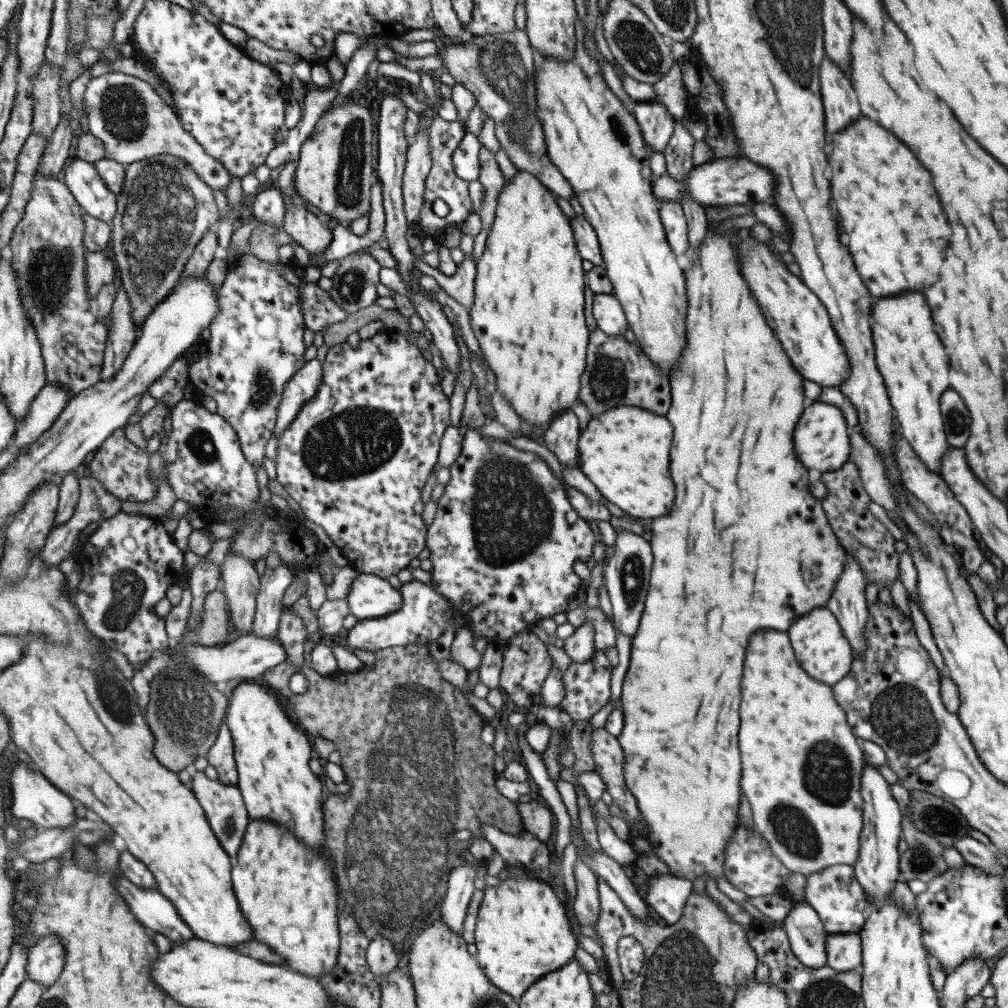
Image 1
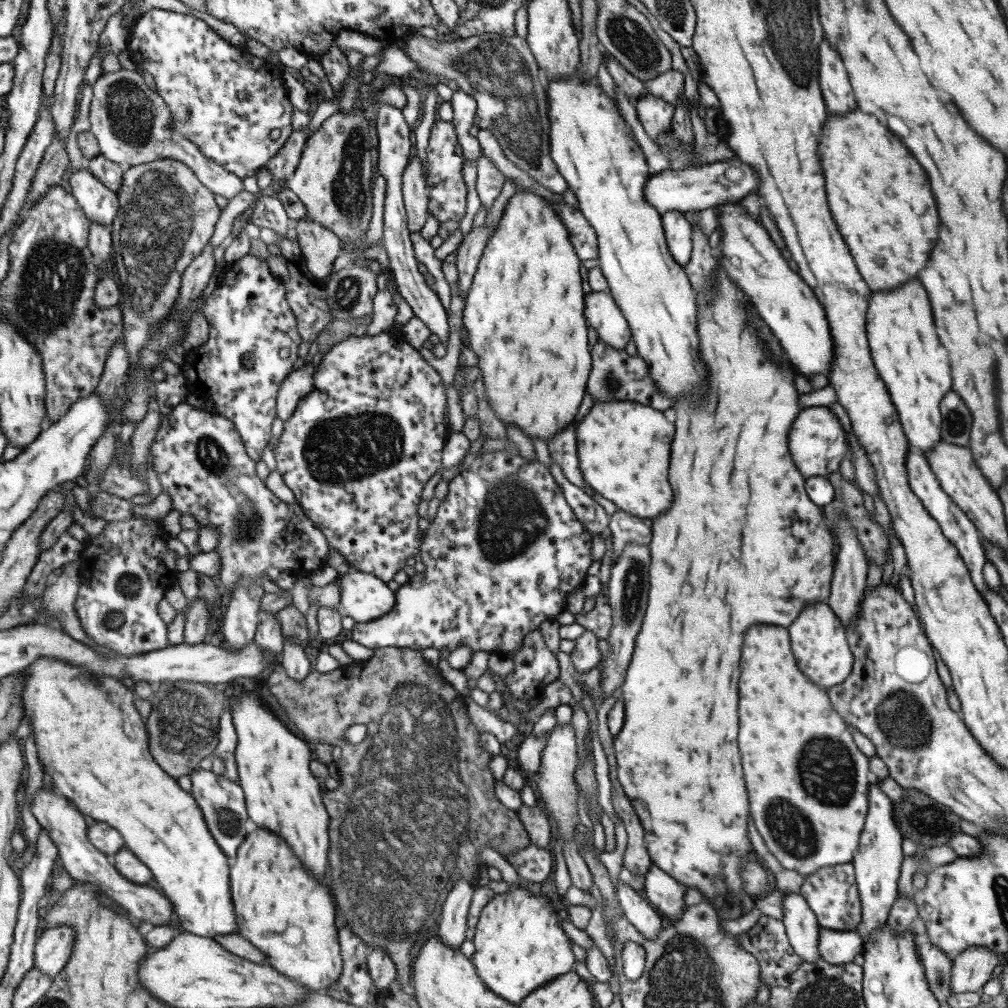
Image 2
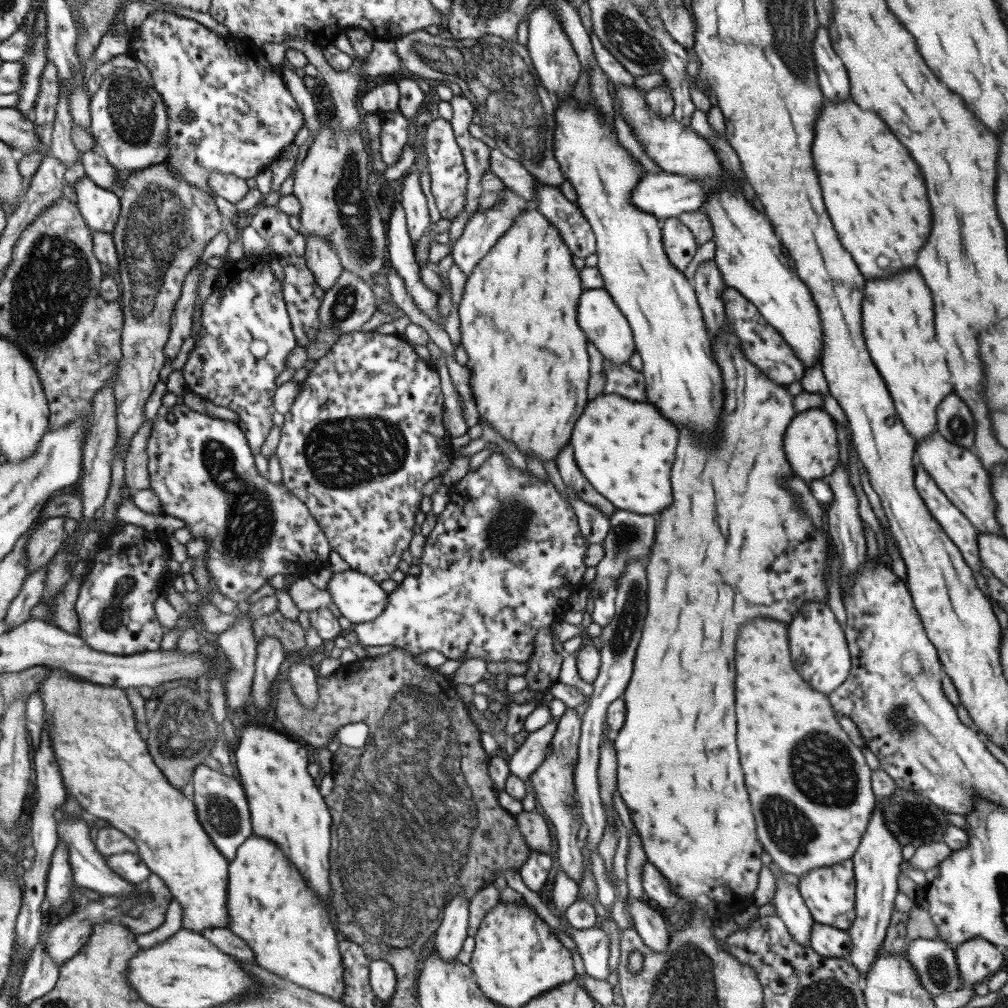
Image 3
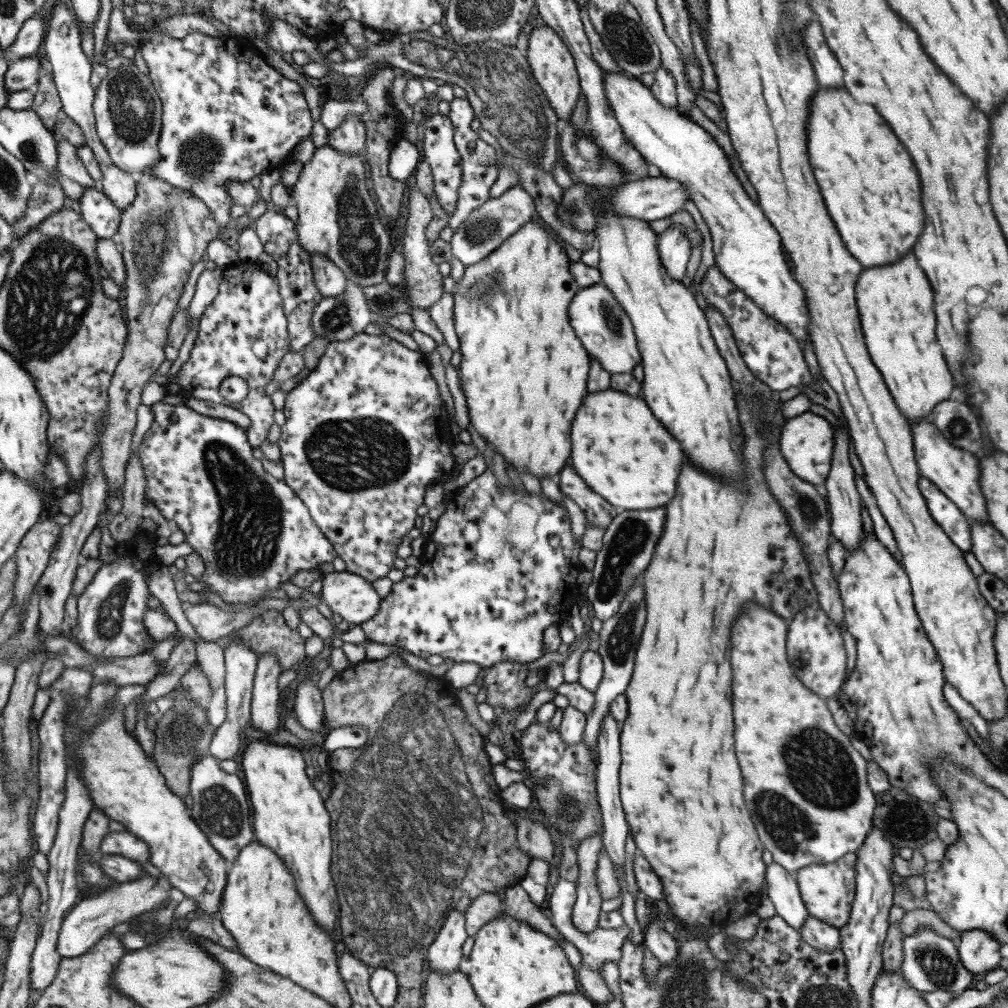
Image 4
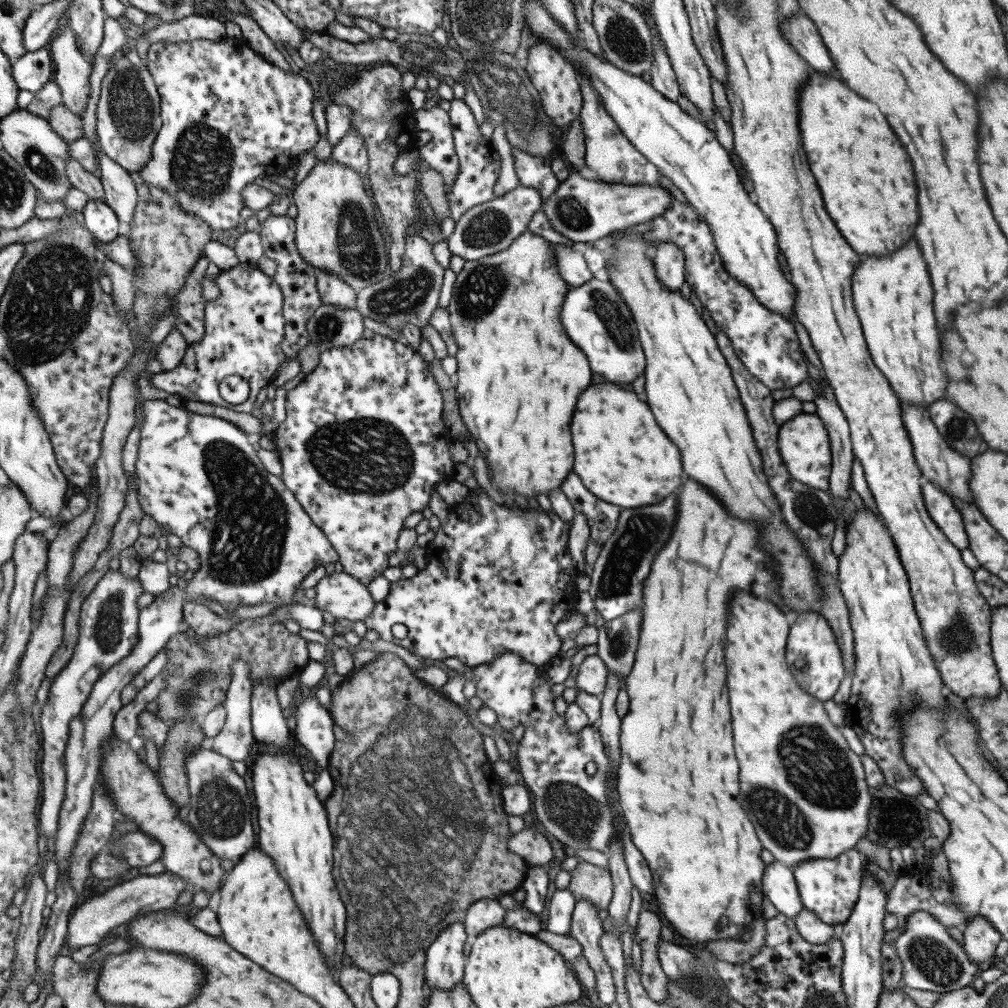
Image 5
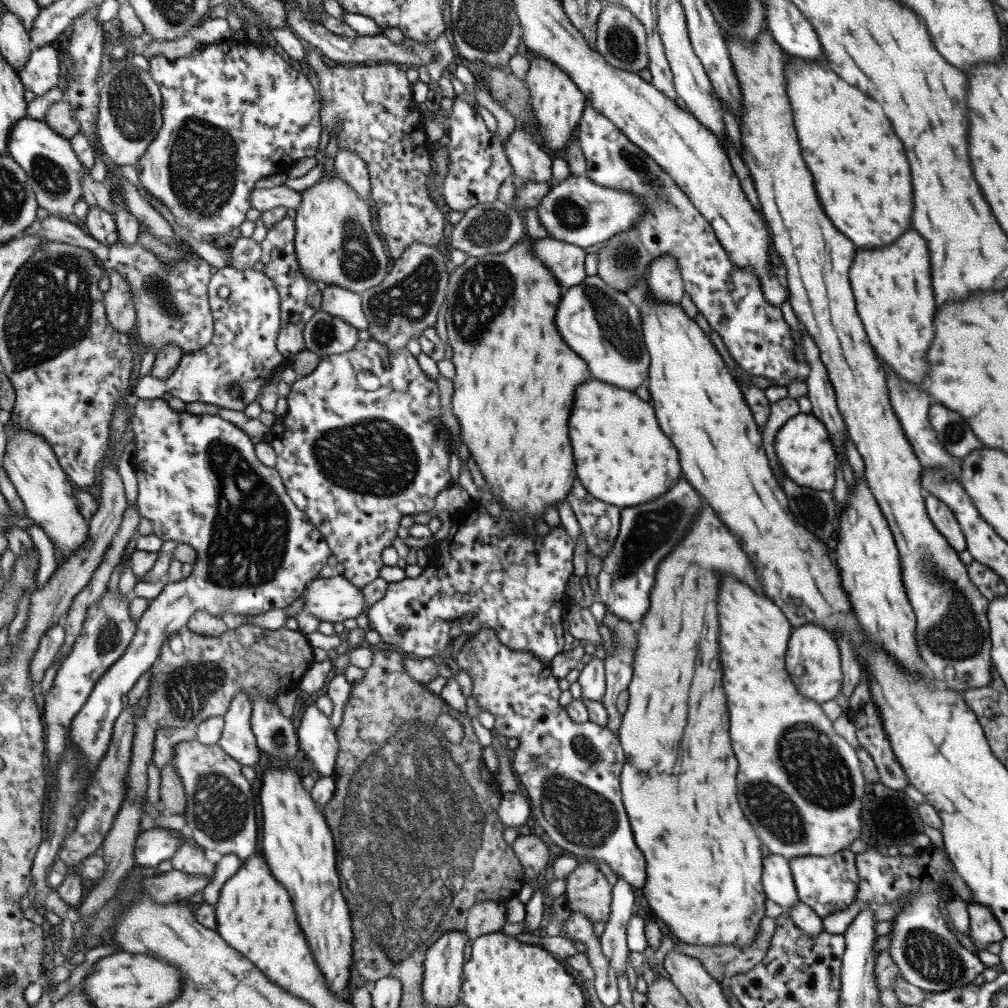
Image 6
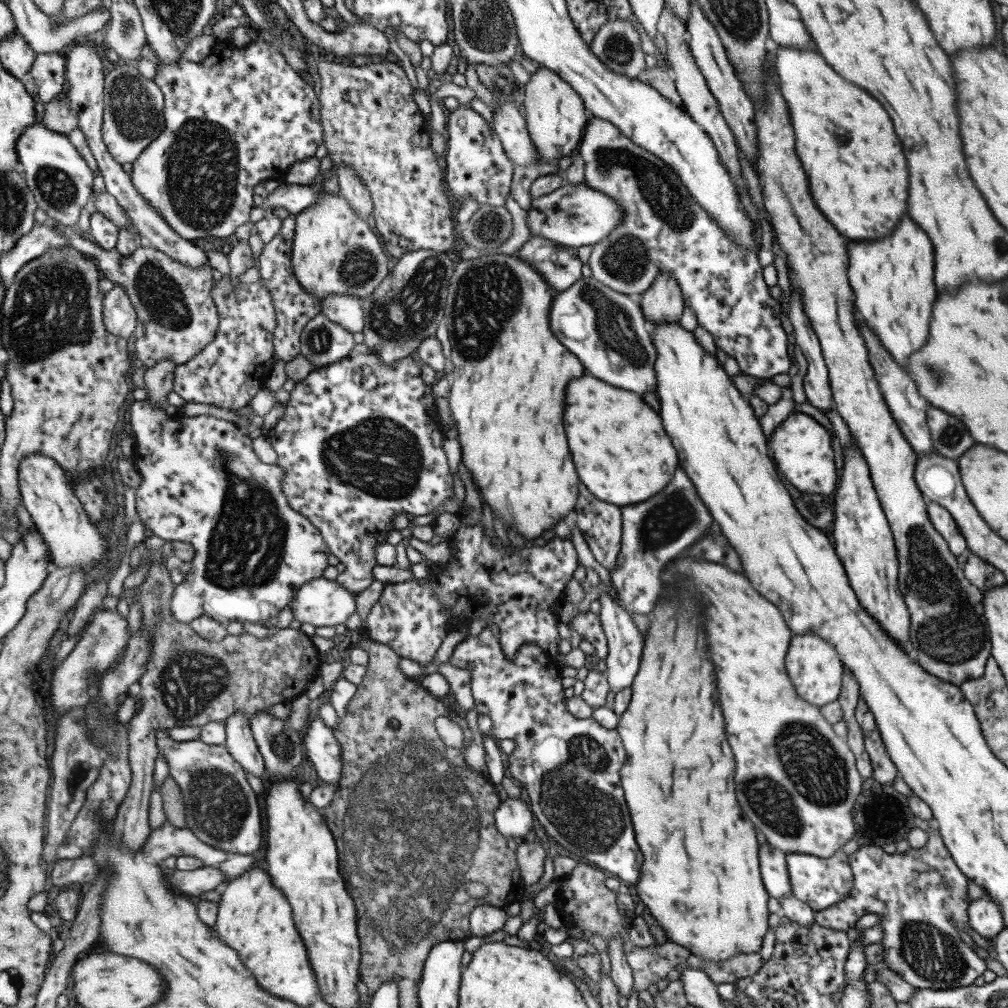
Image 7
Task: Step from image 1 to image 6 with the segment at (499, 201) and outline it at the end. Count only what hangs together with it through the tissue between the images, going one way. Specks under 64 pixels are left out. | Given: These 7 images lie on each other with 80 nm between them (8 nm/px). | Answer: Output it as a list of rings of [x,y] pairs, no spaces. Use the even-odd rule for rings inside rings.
[[[528,237],[522,243],[513,244],[509,250],[503,253],[484,254],[483,256],[467,257],[467,260],[459,266],[453,267],[450,275],[450,288],[447,295],[446,313],[444,321],[447,326],[449,344],[453,350],[452,362],[454,363],[454,395],[452,396],[452,410],[459,421],[460,440],[467,448],[466,453],[471,456],[482,478],[489,485],[488,491],[494,496],[496,502],[513,512],[529,514],[531,519],[542,517],[548,506],[555,508],[558,502],[566,500],[567,493],[575,480],[573,460],[571,460],[571,446],[567,438],[567,416],[571,410],[573,390],[577,384],[589,380],[589,370],[581,358],[577,358],[575,352],[569,350],[567,342],[559,338],[558,330],[553,322],[555,309],[563,288],[555,280],[551,271],[530,250],[532,239]]]

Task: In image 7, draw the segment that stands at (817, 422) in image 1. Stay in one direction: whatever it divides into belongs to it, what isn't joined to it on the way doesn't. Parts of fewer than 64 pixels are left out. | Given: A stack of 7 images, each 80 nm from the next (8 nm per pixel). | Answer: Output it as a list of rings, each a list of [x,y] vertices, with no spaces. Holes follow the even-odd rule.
[[[793,412],[789,414],[766,440],[766,447],[773,453],[773,461],[785,480],[800,492],[831,495],[838,477],[830,435],[827,430],[807,414]]]

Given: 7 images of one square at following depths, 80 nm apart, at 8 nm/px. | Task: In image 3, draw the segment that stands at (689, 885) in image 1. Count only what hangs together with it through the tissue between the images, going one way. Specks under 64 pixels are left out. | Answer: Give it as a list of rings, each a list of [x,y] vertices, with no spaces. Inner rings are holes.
[[[647,862],[643,864],[641,881],[645,900],[656,902],[661,911],[675,908],[679,902],[679,897],[671,891],[671,885],[665,881],[655,866]]]

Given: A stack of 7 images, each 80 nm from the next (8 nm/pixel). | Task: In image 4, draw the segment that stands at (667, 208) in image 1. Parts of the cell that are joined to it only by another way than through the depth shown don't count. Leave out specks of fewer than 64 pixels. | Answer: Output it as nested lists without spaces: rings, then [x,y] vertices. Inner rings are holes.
[[[678,225],[663,229],[656,238],[656,249],[661,266],[675,280],[681,280],[685,274],[685,264],[691,254],[688,238]]]

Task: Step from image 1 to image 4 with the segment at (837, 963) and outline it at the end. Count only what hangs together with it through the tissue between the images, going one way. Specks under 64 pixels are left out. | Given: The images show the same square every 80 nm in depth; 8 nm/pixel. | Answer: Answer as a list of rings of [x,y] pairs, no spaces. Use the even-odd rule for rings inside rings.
[[[809,915],[804,923],[799,935],[808,946],[825,952],[840,949],[841,941],[839,941],[839,930],[837,928]]]

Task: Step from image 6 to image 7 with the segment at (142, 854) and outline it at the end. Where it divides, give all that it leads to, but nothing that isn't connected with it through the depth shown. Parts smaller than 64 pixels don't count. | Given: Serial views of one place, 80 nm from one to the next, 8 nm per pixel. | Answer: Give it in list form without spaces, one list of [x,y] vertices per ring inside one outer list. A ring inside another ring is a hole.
[[[169,822],[152,831],[143,850],[149,860],[157,864],[162,864],[169,856],[189,855],[200,858],[207,866],[219,867],[230,857],[227,851],[203,842],[191,829],[174,827]]]

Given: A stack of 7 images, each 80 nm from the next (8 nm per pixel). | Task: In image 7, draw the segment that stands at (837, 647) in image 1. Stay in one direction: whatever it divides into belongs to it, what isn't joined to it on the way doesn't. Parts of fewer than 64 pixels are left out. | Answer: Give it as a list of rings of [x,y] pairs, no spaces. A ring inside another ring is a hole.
[[[814,632],[792,635],[784,656],[784,668],[797,696],[805,702],[821,707],[838,697],[843,673],[841,662],[832,646],[815,636]]]

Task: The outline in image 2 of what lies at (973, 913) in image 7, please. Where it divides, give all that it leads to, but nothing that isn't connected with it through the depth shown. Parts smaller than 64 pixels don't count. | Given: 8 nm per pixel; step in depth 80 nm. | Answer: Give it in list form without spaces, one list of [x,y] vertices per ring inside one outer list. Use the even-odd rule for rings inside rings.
[[[968,948],[953,956],[950,972],[950,992],[959,994],[964,992],[979,992],[980,988],[992,977],[993,968],[998,969],[1002,960],[998,959],[995,951],[987,948]]]

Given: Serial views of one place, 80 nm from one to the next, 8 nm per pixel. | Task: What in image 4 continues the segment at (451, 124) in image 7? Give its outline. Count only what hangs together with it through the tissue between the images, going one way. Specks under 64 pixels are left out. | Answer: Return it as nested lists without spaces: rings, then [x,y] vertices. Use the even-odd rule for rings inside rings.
[[[454,98],[450,103],[449,118],[454,123],[455,146],[462,159],[462,184],[459,188],[457,208],[449,217],[448,224],[455,232],[466,221],[472,210],[481,206],[490,196],[489,189],[497,179],[495,150],[469,127],[474,118],[474,112],[466,98]]]

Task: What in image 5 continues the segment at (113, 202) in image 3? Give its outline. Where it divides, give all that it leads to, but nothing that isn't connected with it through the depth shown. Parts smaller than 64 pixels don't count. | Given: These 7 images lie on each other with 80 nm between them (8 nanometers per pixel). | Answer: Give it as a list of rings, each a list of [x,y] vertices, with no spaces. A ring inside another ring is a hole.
[[[89,198],[81,219],[94,238],[99,239],[102,243],[113,242],[122,232],[116,210],[111,208],[105,200]]]

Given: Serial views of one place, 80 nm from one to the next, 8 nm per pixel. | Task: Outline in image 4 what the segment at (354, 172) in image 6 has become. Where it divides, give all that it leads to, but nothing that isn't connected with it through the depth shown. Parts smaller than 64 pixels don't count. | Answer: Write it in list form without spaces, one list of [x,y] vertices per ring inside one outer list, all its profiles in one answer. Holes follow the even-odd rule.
[[[350,114],[344,123],[329,133],[329,143],[342,152],[358,152],[366,162],[366,127],[359,114]]]

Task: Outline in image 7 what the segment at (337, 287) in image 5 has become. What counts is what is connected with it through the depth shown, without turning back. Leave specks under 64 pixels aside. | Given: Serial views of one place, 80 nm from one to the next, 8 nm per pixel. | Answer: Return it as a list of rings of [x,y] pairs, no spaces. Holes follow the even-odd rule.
[[[348,294],[328,296],[322,303],[325,316],[346,328],[351,334],[364,332],[366,319],[361,299]]]

